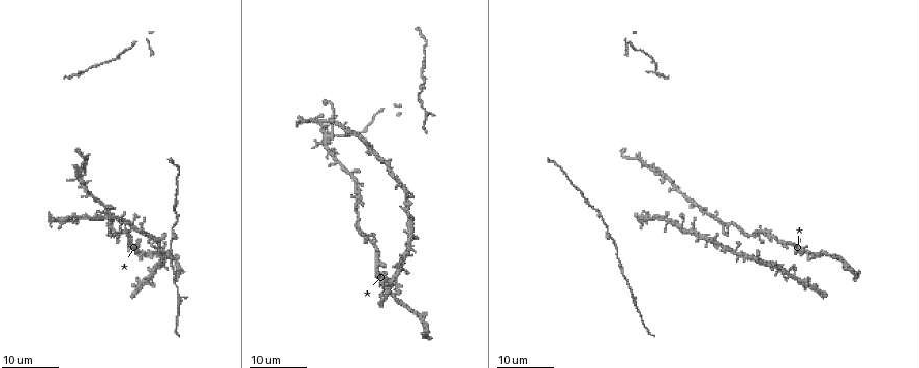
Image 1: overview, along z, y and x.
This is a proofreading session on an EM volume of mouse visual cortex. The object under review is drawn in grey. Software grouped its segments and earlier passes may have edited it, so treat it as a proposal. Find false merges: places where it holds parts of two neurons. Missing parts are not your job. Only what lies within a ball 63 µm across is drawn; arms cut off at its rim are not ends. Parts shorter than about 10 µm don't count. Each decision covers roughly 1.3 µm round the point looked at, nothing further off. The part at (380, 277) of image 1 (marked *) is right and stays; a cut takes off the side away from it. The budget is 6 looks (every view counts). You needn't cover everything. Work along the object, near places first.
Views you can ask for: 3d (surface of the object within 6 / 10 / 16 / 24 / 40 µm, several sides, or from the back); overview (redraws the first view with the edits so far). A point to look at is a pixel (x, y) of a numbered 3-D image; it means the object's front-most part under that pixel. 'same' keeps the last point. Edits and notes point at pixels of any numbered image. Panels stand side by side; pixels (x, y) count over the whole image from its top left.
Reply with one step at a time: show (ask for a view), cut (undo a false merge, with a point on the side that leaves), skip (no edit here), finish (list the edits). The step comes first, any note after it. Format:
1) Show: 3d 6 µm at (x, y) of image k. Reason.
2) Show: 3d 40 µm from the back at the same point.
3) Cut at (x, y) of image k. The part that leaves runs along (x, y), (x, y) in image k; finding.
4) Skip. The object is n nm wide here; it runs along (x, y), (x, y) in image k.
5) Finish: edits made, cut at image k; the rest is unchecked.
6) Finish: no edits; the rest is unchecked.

Show: 3d 16 µm at (120, 221) of image 1. Three arms meet.

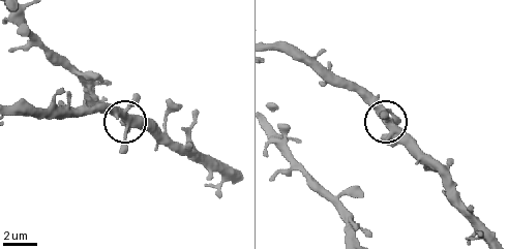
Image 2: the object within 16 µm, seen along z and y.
Show: 3d 10 µm at (127, 123) of image 2.

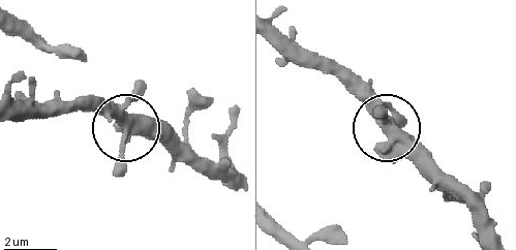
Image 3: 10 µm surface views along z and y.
Show: 3d 10 µm from the back at (125, 129) of image 3. Other side.

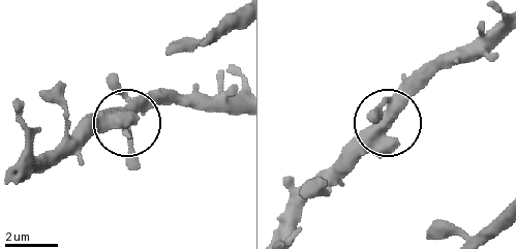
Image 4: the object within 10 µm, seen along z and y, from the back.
Skip. 3 arms meet here; it runs along (14, 179), (67, 155), (148, 101), (172, 95) in image 4; all the same neuron.

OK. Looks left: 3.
Show: 3d 16 µm at (607, 229) of image 1. Thick turns thin.

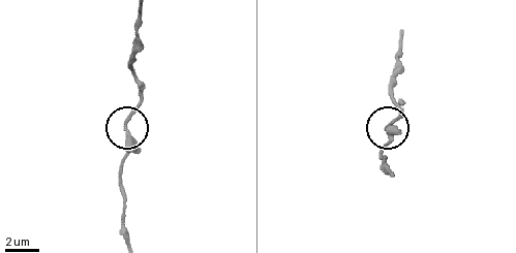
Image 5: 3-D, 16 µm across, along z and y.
Show: 3d 6 µm at (127, 122) of image 5.

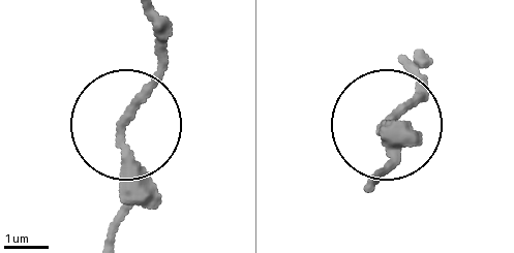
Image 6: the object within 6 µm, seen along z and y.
Skip. One neuron here.

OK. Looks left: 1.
Finish: no edits; the rest is unchecked.

